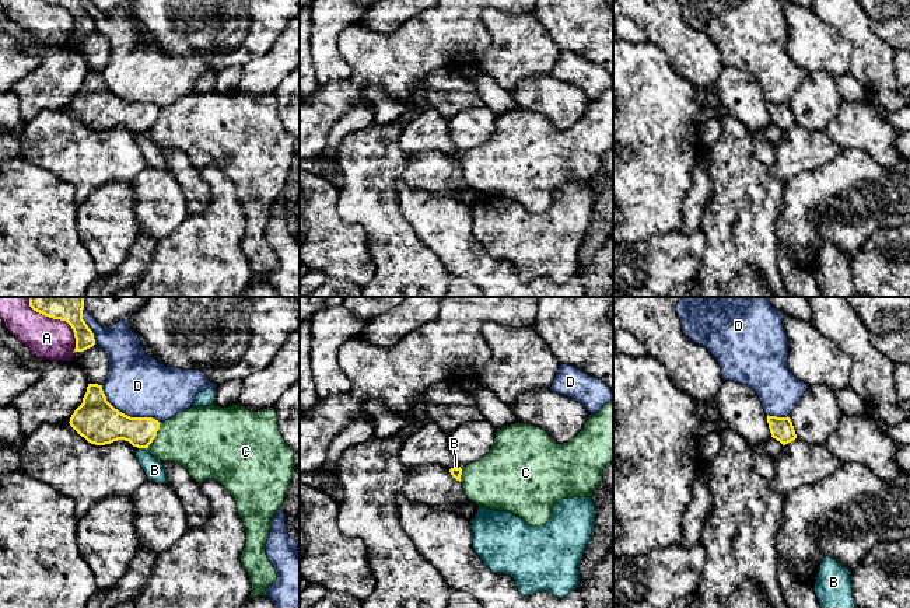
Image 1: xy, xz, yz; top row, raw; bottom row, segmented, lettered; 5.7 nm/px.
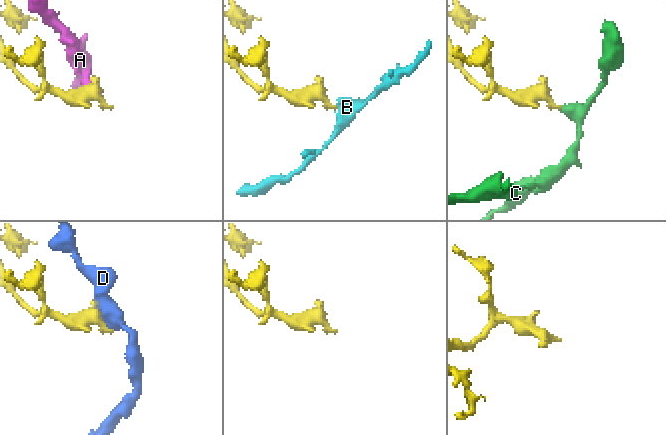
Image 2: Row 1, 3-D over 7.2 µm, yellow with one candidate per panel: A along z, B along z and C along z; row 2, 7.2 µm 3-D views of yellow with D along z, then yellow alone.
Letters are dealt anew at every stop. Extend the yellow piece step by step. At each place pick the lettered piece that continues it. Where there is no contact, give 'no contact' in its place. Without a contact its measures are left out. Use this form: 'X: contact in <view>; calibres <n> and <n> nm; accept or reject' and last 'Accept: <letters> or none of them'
A: contact in xy; calibres 110 and 240 nm; reject
B: contact in xy; calibres 200 and 110 nm; reject
C: contact in xy; calibres 170 and 360 nm; reject
D: contact in xy; calibres 240 and 360 nm; reject
Accept: none of them

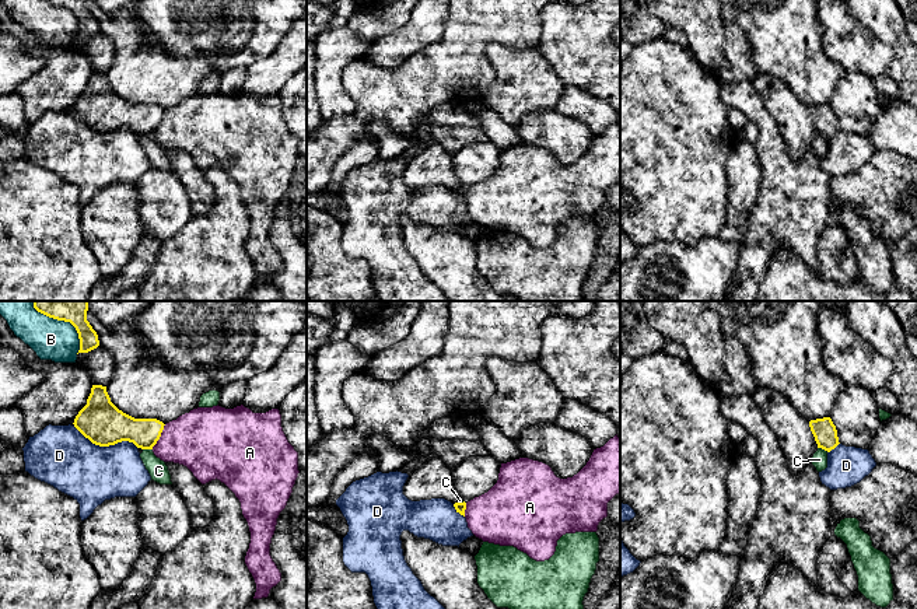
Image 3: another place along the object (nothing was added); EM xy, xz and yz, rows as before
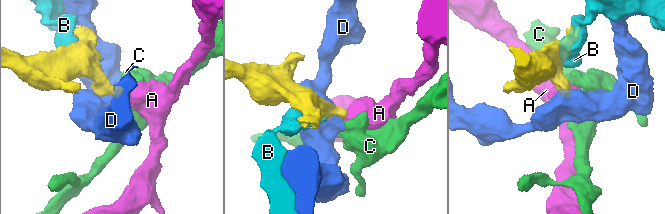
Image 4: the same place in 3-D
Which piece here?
A: contact in xy; calibres 170 and 360 nm; reject
B: contact in xy; calibres 110 and 240 nm; reject
C: contact in yz; calibres 140 and 90 nm; reject
D: contact in xy; calibres 240 and 340 nm; reject
Accept: none of them

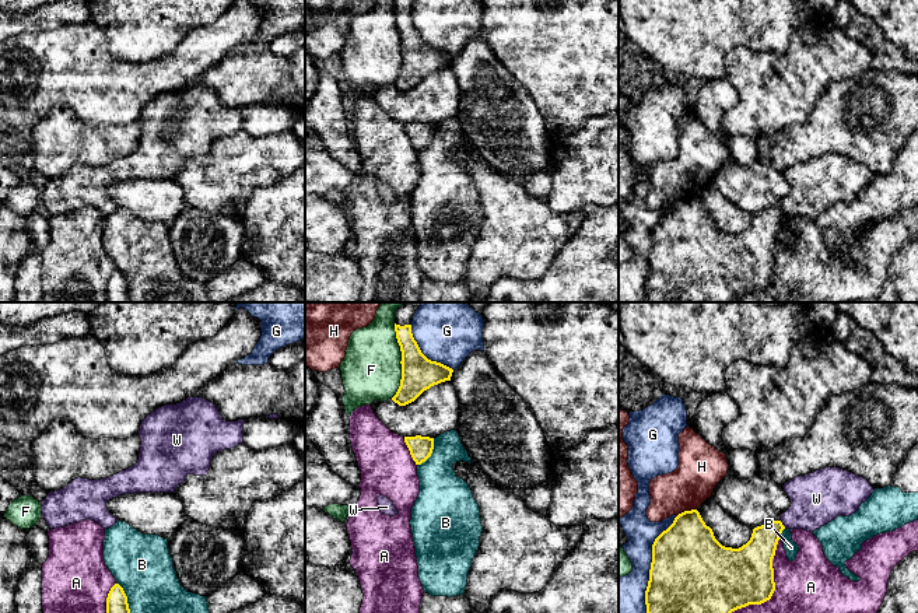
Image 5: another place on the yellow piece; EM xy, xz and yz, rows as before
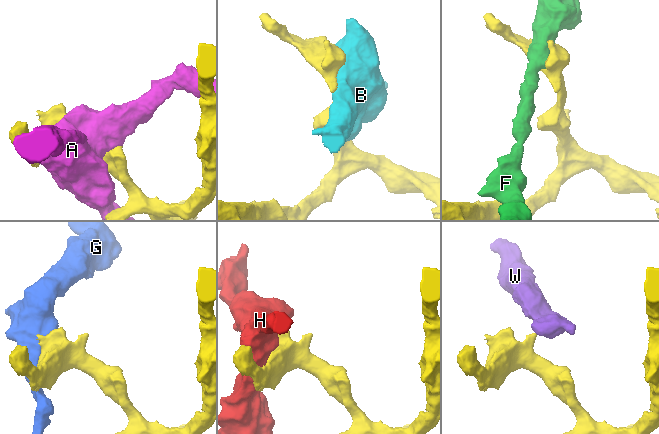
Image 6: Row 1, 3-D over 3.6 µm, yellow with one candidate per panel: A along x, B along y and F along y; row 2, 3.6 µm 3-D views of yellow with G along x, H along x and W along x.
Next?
A: contact in yz; calibres 360 and 480 nm; reject
B: contact in xz; calibres 130 and 280 nm; reject
F: contact in xz; calibres 200 and 340 nm; reject
G: contact in yz; calibres 500 and 260 nm; reject
H: contact in yz; calibres 380 and 240 nm; reject
W: contact in yz; calibres 200 and 300 nm; reject
Accept: none of them

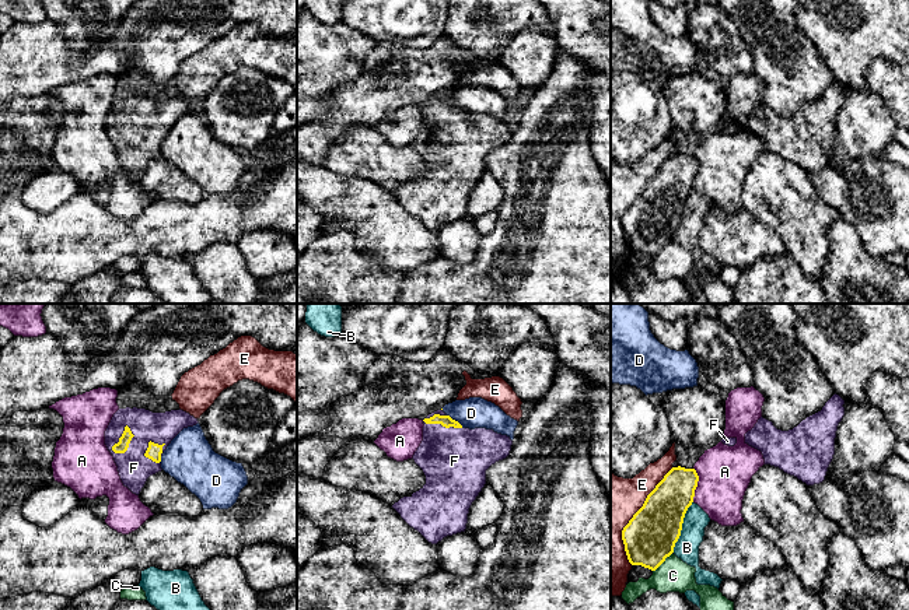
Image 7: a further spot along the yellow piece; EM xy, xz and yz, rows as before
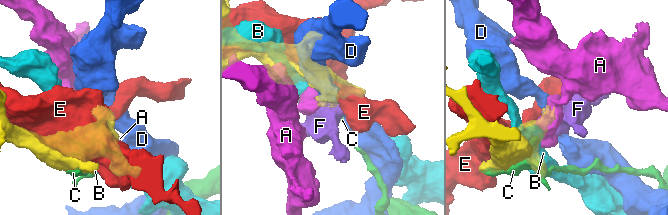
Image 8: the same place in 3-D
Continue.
A: contact in yz; calibres 240 and 300 nm; reject
B: contact in yz; calibres 300 and 140 nm; reject
C: contact in yz; calibres 300 and 190 nm; reject
D: contact in xz; calibres 70 and 180 nm; reject
E: contact in yz; calibres 300 and 300 nm; reject
F: contact in xy; calibres 70 and 180 nm; accept
Accept: F

